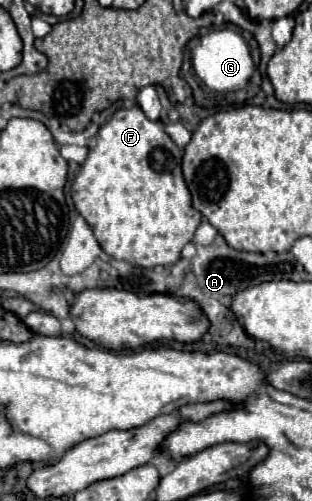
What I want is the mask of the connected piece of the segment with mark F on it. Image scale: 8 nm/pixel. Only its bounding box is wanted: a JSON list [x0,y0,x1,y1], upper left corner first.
[73,105,203,267]

